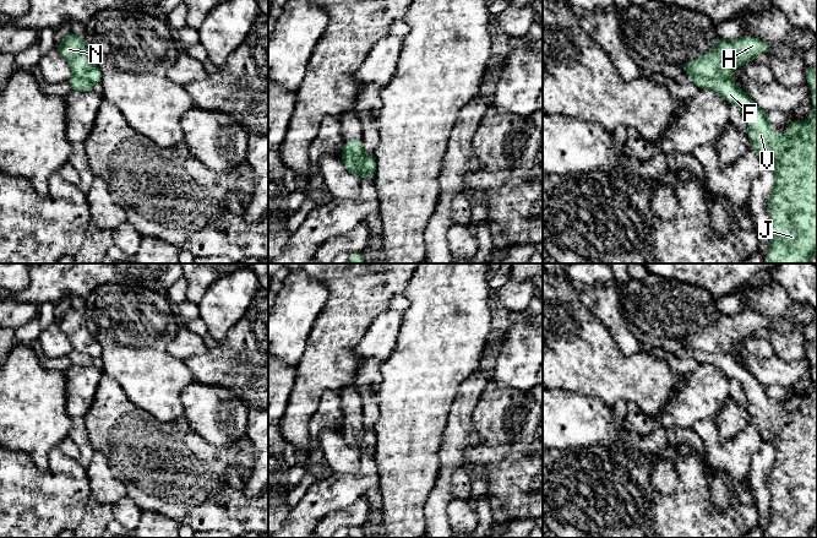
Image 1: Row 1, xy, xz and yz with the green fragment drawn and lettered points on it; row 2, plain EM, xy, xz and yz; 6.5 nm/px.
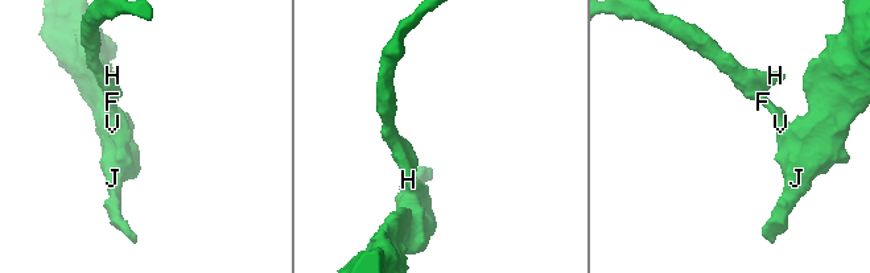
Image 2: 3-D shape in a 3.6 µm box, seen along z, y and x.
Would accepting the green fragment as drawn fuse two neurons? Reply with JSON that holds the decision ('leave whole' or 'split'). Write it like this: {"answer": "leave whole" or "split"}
{"answer": "split"}

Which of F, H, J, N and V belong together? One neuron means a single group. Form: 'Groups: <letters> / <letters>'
Groups: F J V / H N

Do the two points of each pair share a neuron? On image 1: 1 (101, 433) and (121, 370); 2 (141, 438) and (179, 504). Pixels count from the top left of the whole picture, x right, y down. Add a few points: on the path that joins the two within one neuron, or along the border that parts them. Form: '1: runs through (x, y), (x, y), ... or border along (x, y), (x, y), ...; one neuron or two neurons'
1: border along (104, 373), (118, 384), (135, 405); two neurons
2: runs through (152, 454), (179, 481), (179, 488); one neuron

